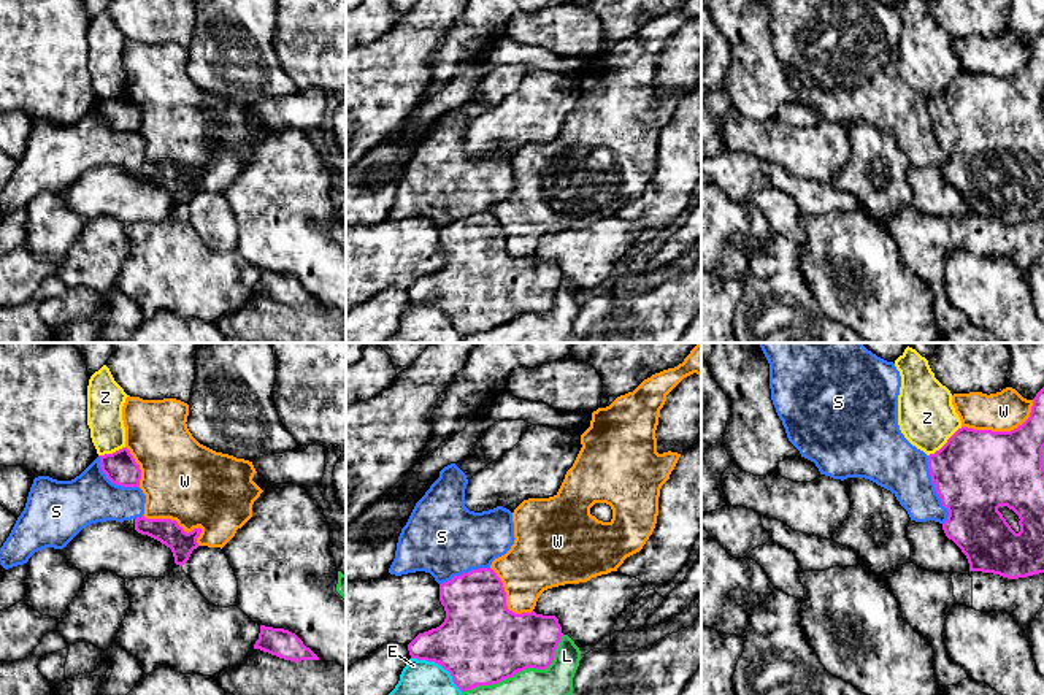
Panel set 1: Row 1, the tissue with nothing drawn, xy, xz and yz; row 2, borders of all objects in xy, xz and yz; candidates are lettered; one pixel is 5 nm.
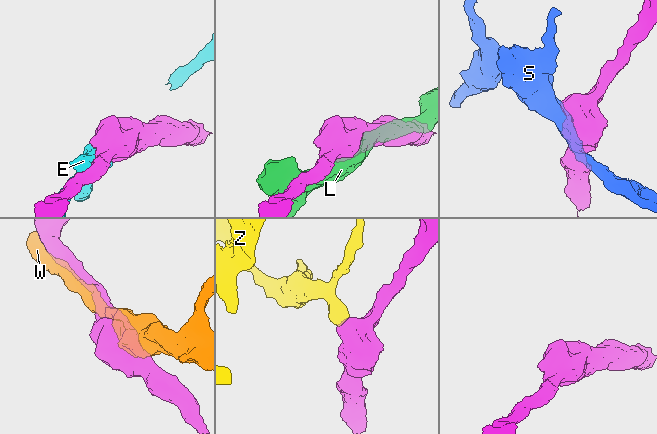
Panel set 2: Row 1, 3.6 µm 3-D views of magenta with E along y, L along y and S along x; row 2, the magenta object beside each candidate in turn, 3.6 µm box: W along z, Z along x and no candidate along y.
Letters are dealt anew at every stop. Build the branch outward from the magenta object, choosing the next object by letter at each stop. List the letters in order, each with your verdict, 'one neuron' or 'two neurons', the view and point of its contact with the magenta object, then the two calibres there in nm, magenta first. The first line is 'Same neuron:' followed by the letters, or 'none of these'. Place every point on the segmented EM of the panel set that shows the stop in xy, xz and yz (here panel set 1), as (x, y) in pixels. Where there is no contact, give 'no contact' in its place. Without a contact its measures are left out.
Same neuron: none of these
E: two neurons; contact xz (440, 664); calibres 440 and 180 nm
L: two neurons; contact xz (519, 670); calibres 440 and 160 nm
S: two neurons; contact yz (935, 489); calibres 420 and 260 nm
W: two neurons; contact yz (1003, 432); calibres 420 and 200 nm
Z: two neurons; contact yz (946, 443); calibres 420 and 300 nm

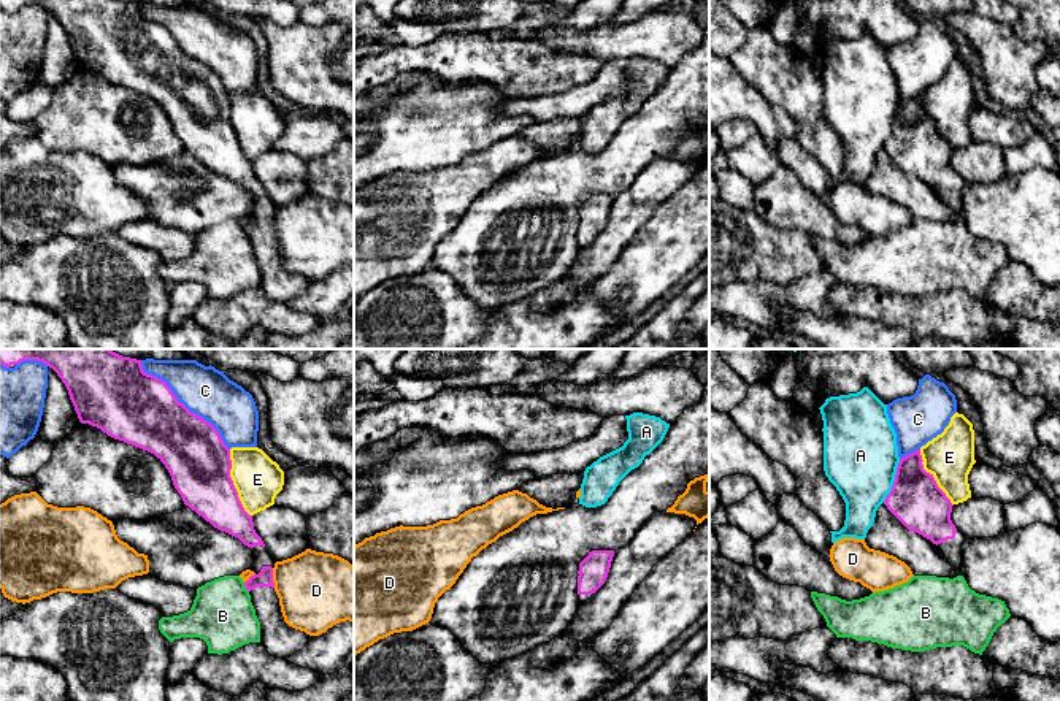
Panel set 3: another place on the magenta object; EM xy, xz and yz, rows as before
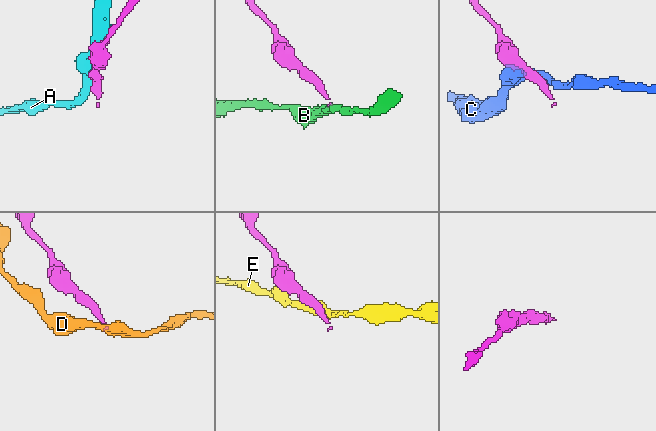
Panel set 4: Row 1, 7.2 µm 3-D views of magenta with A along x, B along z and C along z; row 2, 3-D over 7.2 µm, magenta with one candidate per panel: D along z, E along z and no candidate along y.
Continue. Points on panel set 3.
Same neuron: none of these
A: two neurons; contact yz (894, 481); calibres 260 and 380 nm
B: two neurons; contact xy (245, 586); calibres 80 and 320 nm
C: two neurons; contact xy (181, 403); calibres 360 and 260 nm
D: two neurons; contact xy (272, 578); calibres 80 and 400 nm
E: two neurons; contact xy (232, 482); calibres 320 and 240 nm

